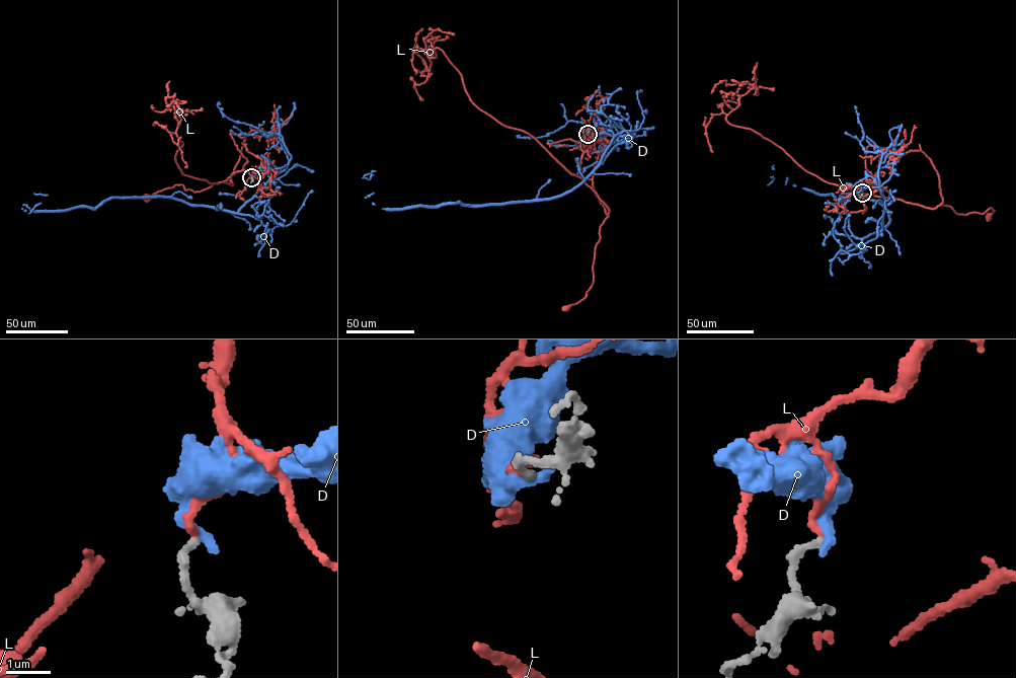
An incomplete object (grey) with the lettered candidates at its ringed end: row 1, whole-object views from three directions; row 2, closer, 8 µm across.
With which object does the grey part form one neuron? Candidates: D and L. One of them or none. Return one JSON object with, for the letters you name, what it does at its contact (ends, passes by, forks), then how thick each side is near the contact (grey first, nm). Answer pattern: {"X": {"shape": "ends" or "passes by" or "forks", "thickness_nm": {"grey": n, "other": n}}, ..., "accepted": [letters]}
{"L": {"shape": "ends", "thickness_nm": {"grey": 170, "other": 170}}, "accepted": ["L"]}

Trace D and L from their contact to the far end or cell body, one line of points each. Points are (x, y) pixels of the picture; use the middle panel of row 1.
D: (588, 134), (609, 119), (621, 130), (583, 179), (549, 199), (386, 210), (370, 196), (373, 174), (363, 177)
L: (588, 134), (591, 144), (581, 159), (580, 172), (609, 211), (600, 226), (592, 285), (583, 299), (565, 308)

